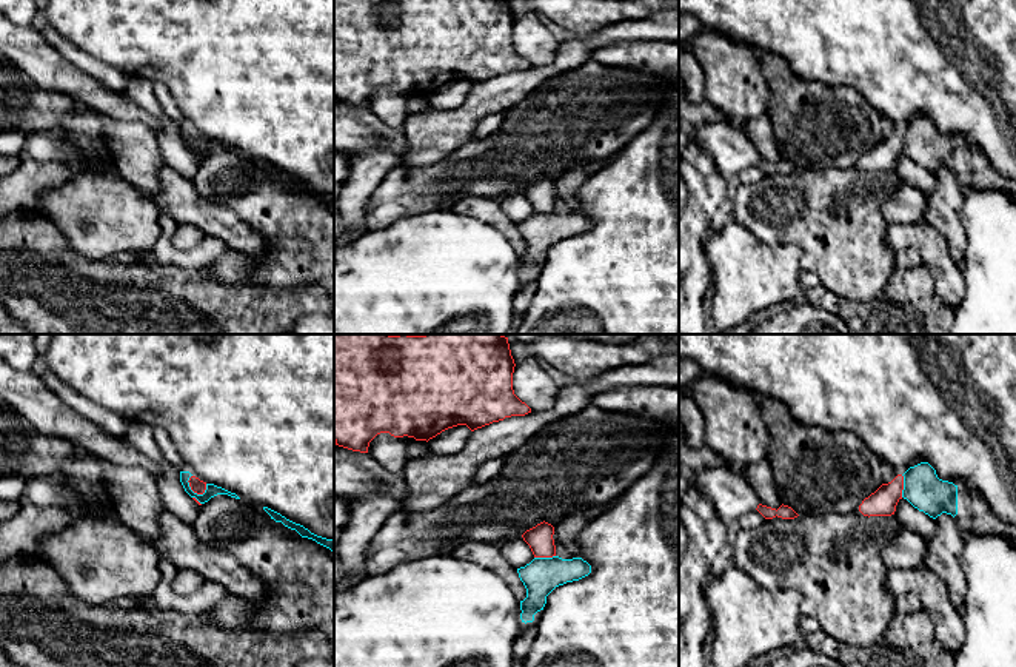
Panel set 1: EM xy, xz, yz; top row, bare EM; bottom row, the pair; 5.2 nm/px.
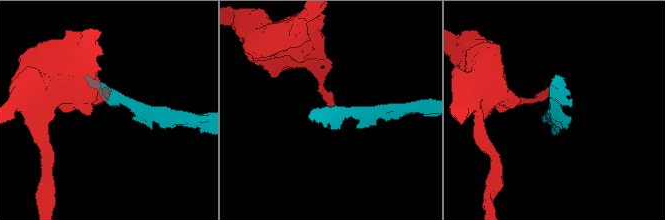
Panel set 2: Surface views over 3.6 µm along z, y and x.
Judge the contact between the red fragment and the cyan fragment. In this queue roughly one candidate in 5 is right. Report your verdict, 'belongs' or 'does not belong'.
does not belong

